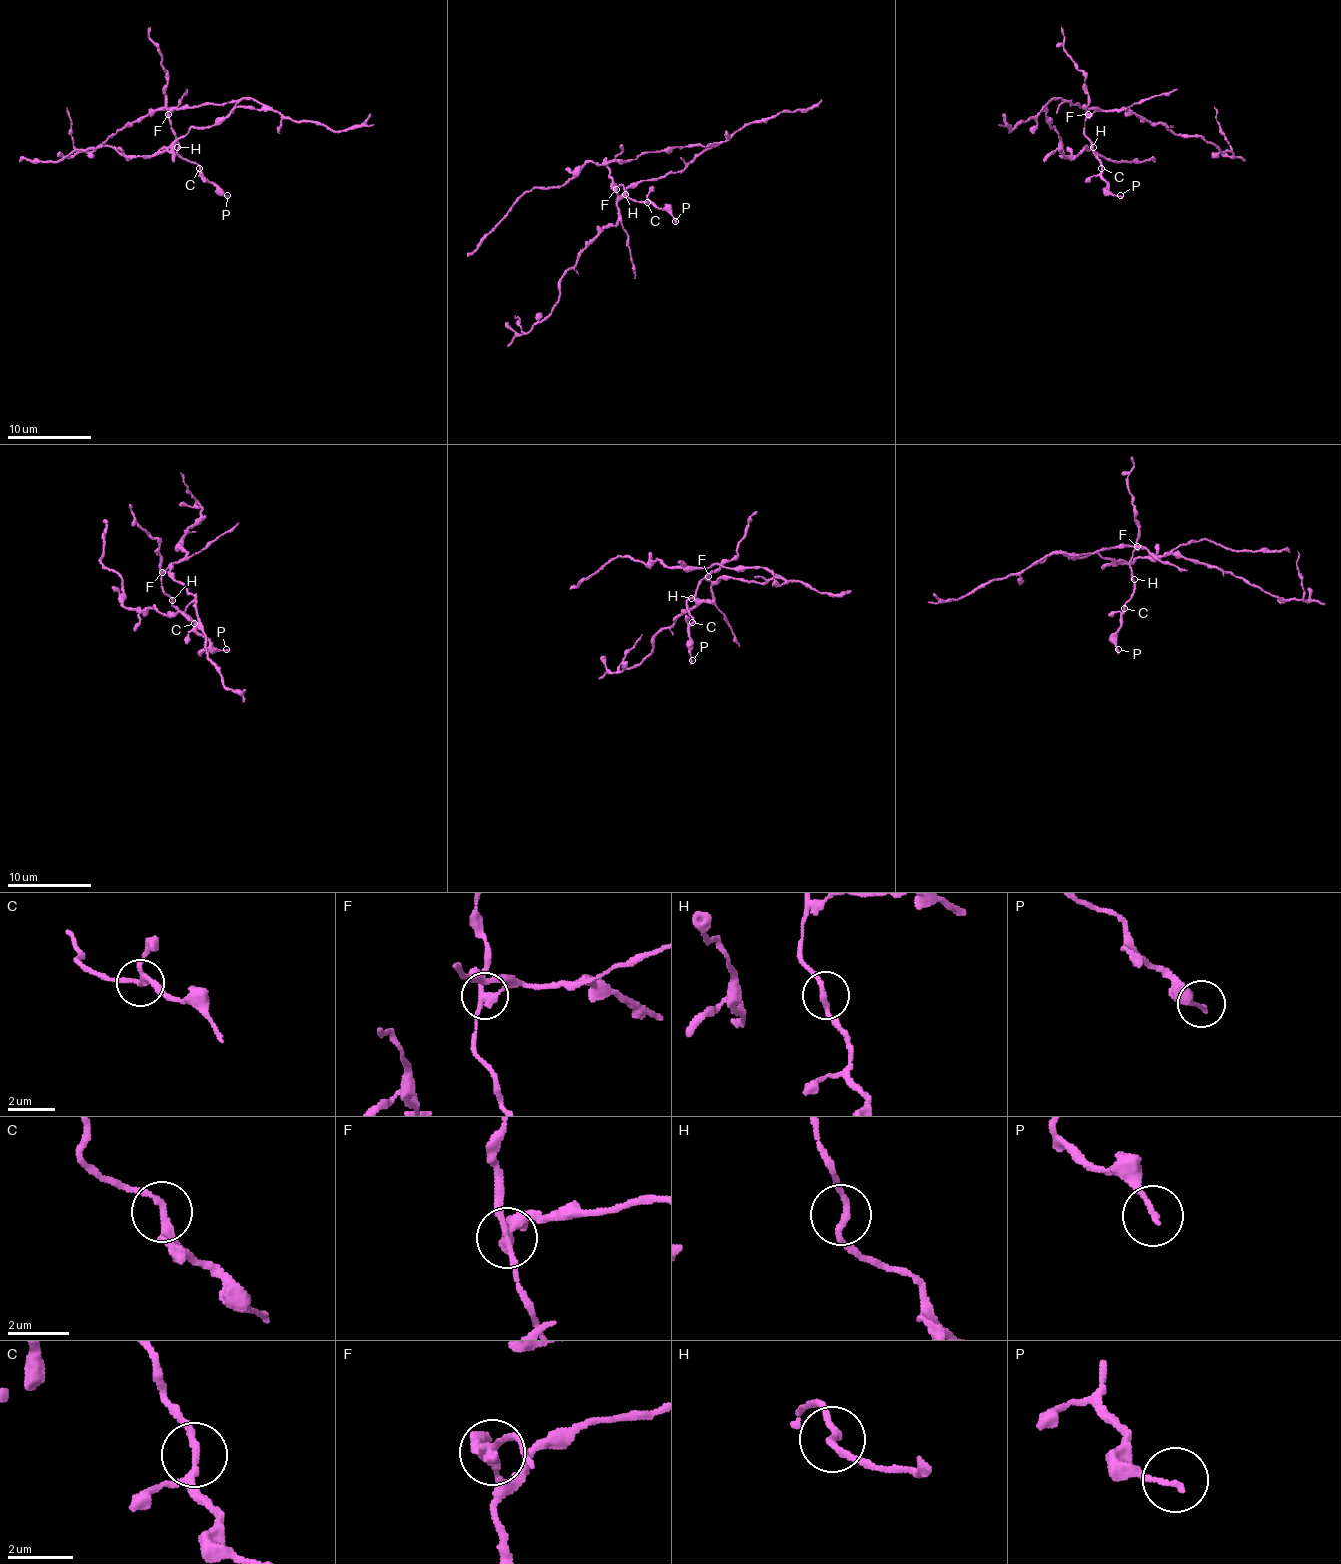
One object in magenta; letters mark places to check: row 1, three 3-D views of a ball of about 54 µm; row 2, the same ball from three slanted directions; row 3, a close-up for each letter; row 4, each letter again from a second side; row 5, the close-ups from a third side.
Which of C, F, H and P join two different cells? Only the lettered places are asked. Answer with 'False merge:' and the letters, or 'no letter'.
False merge: F

